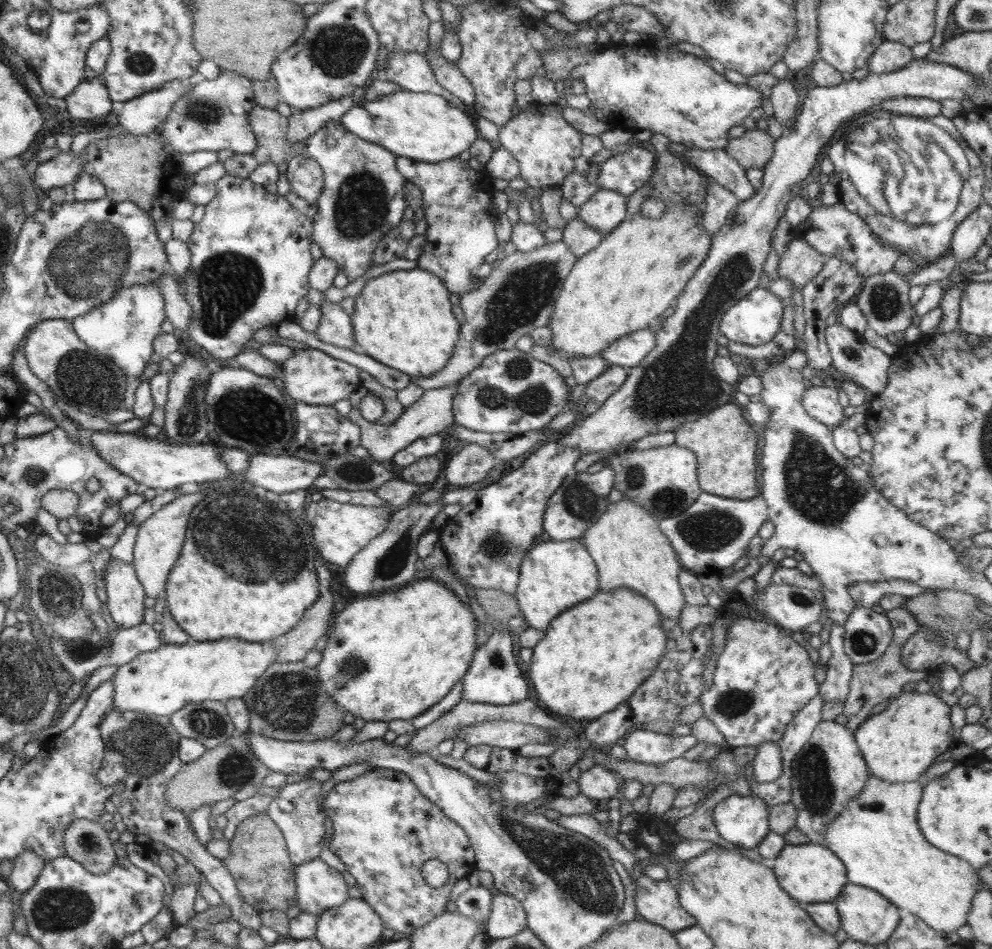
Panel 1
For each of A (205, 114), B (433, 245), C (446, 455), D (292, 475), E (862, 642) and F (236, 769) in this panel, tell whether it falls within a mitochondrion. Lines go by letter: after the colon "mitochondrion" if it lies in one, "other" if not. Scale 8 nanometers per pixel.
A: mitochondrion
B: other
C: other
D: other
E: mitochondrion
F: mitochondrion

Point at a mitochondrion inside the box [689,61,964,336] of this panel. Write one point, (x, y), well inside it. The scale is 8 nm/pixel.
(873, 156)

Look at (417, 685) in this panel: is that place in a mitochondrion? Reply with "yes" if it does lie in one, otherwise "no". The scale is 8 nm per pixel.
no

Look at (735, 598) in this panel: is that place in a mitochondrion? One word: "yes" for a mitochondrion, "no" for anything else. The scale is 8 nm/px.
no

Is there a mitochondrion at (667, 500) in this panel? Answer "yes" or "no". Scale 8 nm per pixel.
yes

